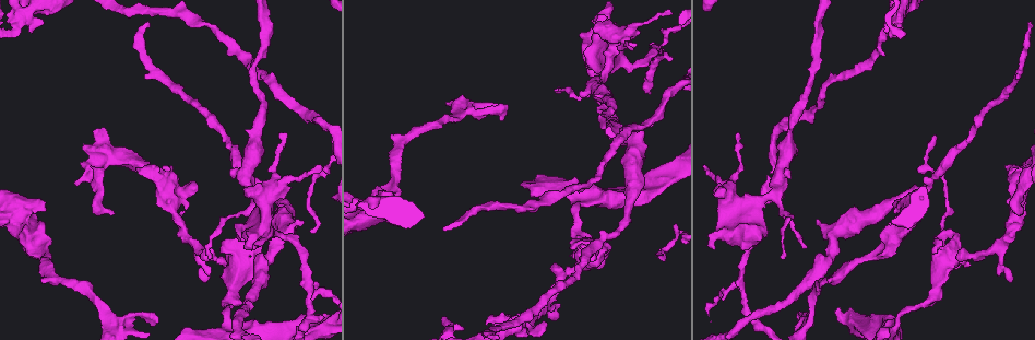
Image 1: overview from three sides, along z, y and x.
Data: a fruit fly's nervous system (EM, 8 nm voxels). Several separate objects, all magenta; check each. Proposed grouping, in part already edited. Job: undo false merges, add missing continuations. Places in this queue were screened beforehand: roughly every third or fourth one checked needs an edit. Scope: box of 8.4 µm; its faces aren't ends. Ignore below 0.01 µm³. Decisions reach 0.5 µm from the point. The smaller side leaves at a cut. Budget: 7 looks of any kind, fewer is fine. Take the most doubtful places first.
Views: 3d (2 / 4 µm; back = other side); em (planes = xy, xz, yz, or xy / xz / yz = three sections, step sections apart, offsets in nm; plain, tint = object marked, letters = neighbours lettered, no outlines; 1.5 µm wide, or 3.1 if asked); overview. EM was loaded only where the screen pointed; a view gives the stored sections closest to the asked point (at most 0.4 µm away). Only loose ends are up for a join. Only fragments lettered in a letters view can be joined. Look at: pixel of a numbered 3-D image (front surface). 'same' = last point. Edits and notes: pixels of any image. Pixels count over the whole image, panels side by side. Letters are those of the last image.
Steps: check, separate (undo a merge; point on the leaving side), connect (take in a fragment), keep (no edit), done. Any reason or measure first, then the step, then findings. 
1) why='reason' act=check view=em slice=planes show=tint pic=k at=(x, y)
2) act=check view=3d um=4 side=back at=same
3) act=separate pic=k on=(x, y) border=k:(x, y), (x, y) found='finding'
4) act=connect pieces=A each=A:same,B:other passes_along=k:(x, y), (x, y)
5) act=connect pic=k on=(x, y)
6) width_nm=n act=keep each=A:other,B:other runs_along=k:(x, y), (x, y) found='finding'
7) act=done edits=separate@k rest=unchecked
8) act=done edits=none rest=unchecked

act=check view=3d um=2 pic=1 at=(817, 219)

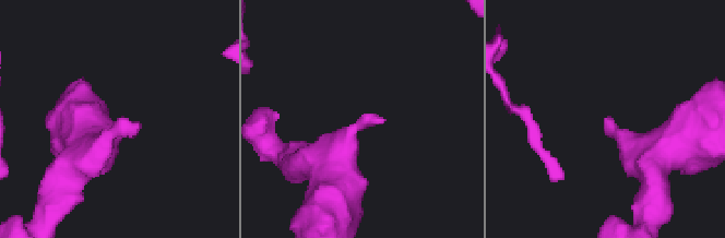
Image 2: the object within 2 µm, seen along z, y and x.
why='need the tissue' act=check view=em slice=planes show=letters pic=2 at=(607, 123)

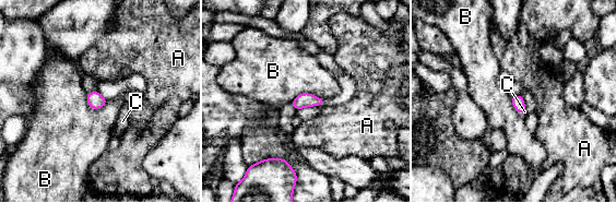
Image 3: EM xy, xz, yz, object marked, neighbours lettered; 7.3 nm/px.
act=keep each=A:other,B:other,C:other border=3:(86, 93), (92, 108), (107, 102) found='no lettered fragment goes on from it'

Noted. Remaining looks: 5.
why='sudden change in width' act=check view=3d um=4 pic=1 at=(934, 294)

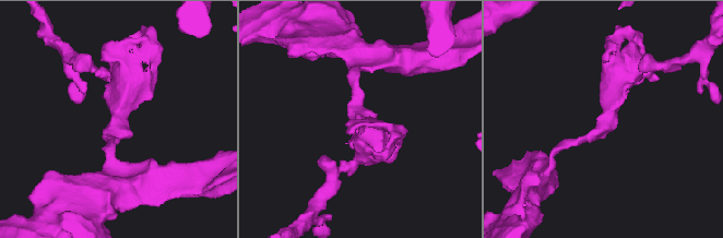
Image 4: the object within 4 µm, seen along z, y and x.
why='shape alone is not enough' act=check view=em slice=planes show=letters pic=4 at=(115, 123)

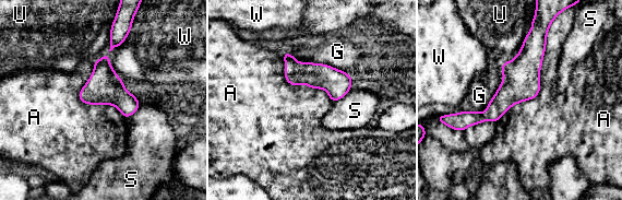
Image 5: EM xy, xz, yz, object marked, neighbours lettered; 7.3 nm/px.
act=keep each=A:other,G:other,S:other,U:other,W:other runs_along=5:(540, 19), (522, 80), (473, 121) found='continuous, no second neuron'

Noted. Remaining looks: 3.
why='sudden change in width' act=check view=em slice=xz step=8 show=letters pic=1 at=(616, 61)

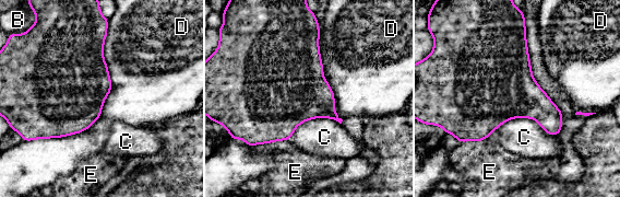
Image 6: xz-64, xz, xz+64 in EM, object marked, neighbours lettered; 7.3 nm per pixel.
width_nm=500 act=keep each=B:other,C:other,D:other,E:other found='one neuron here'

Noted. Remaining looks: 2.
act=done edits=none rest=unchecked

